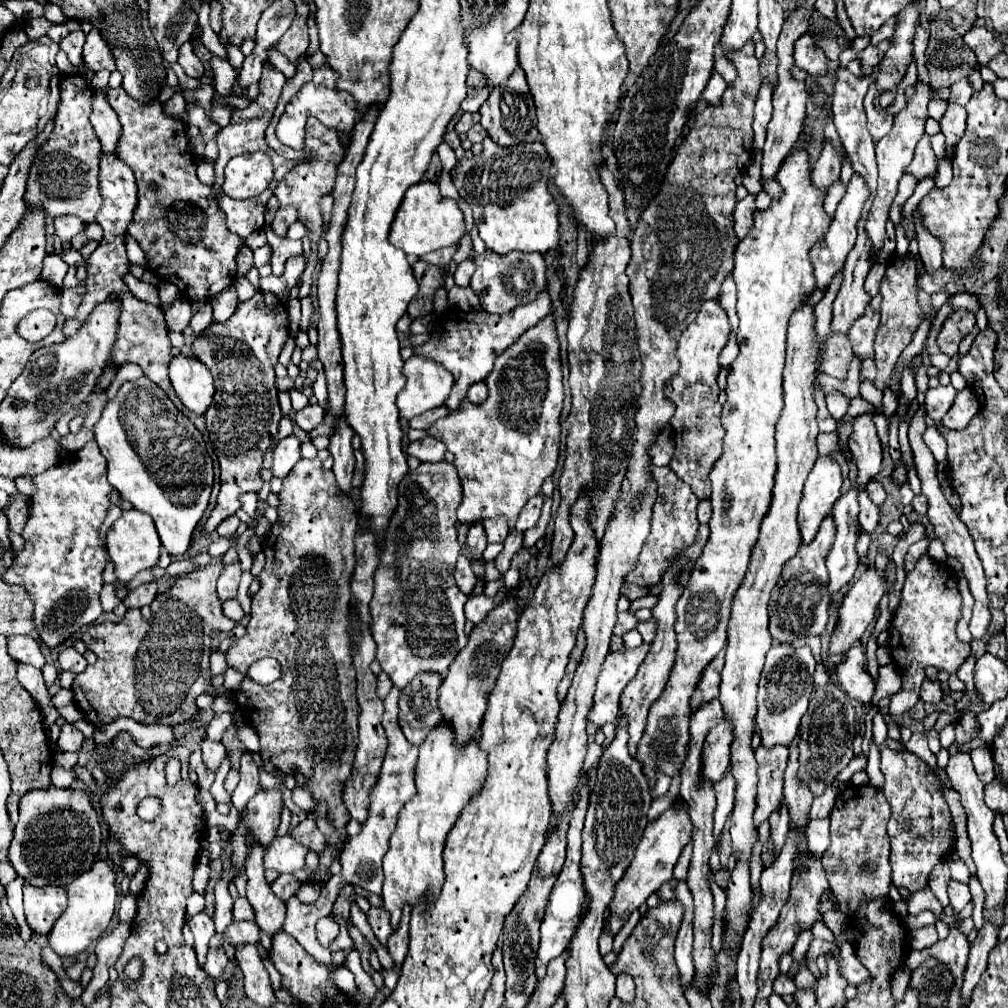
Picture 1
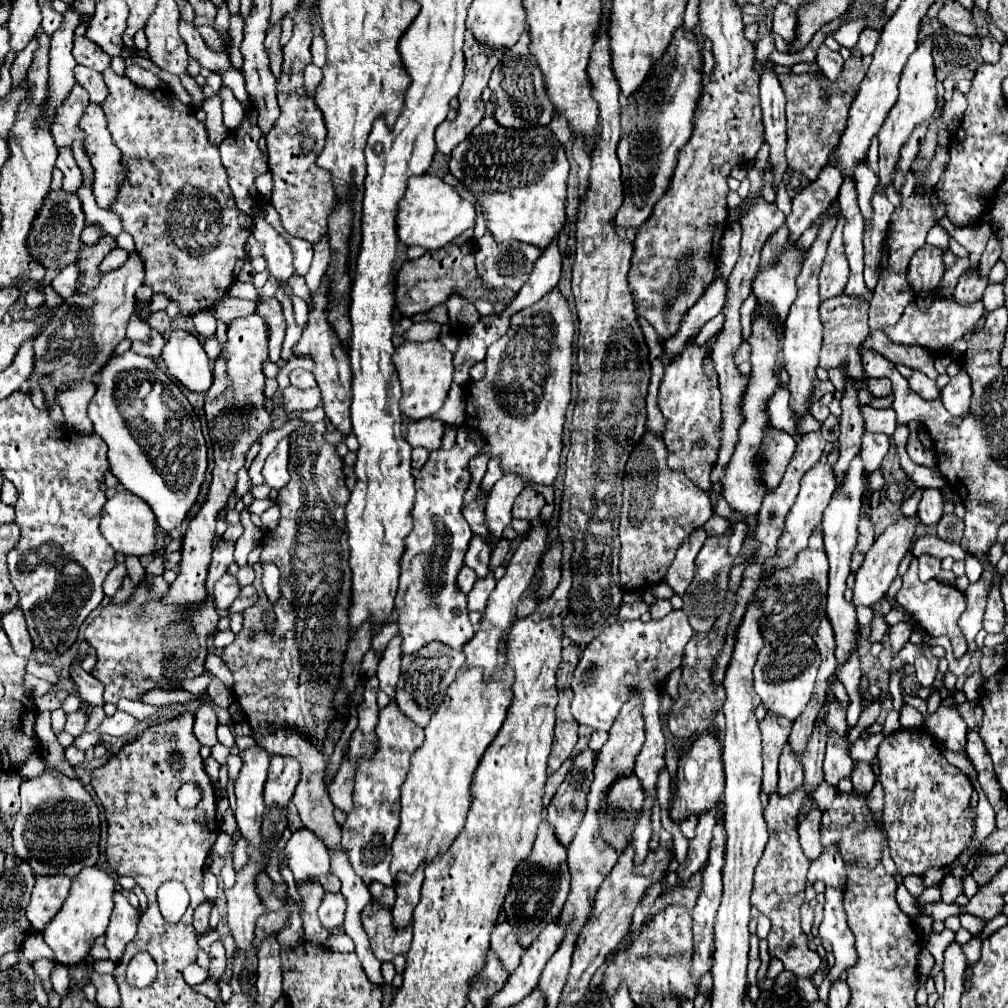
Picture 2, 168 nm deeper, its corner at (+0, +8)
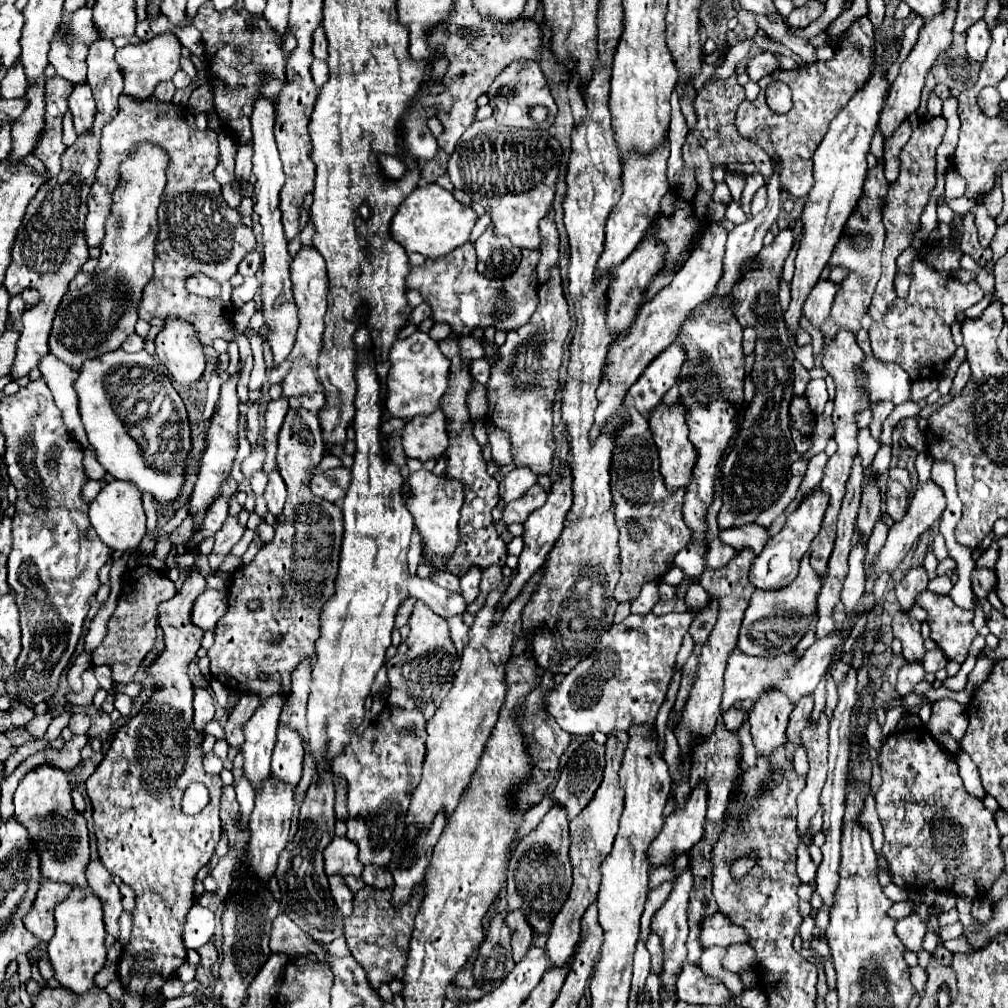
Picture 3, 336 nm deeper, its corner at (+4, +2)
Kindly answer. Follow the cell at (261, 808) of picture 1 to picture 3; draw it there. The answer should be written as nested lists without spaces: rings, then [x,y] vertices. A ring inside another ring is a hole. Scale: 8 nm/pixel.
[[[279,725],[277,743],[271,761],[271,775],[279,781],[297,787],[303,773],[303,757],[305,757],[303,739],[299,739],[299,735],[291,731],[291,727]]]

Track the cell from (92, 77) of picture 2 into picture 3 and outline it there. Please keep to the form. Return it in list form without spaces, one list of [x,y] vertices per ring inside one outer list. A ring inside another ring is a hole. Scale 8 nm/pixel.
[[[83,7],[75,11],[75,15],[71,15],[67,31],[59,27],[55,37],[51,39],[49,63],[55,67],[57,75],[69,79],[73,85],[85,83],[87,51],[89,45],[97,39],[101,39],[101,35],[99,31],[95,31],[91,9]],[[59,35],[67,35],[69,39],[59,39]]]

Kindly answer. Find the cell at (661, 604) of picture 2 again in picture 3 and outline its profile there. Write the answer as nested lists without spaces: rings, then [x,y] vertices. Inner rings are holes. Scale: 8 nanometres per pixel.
[[[673,597],[673,599],[659,601],[659,603],[653,607],[653,613],[655,613],[655,615],[667,615],[667,613],[683,613],[683,611],[689,611],[689,605],[685,603],[685,599],[679,599],[679,597]]]

